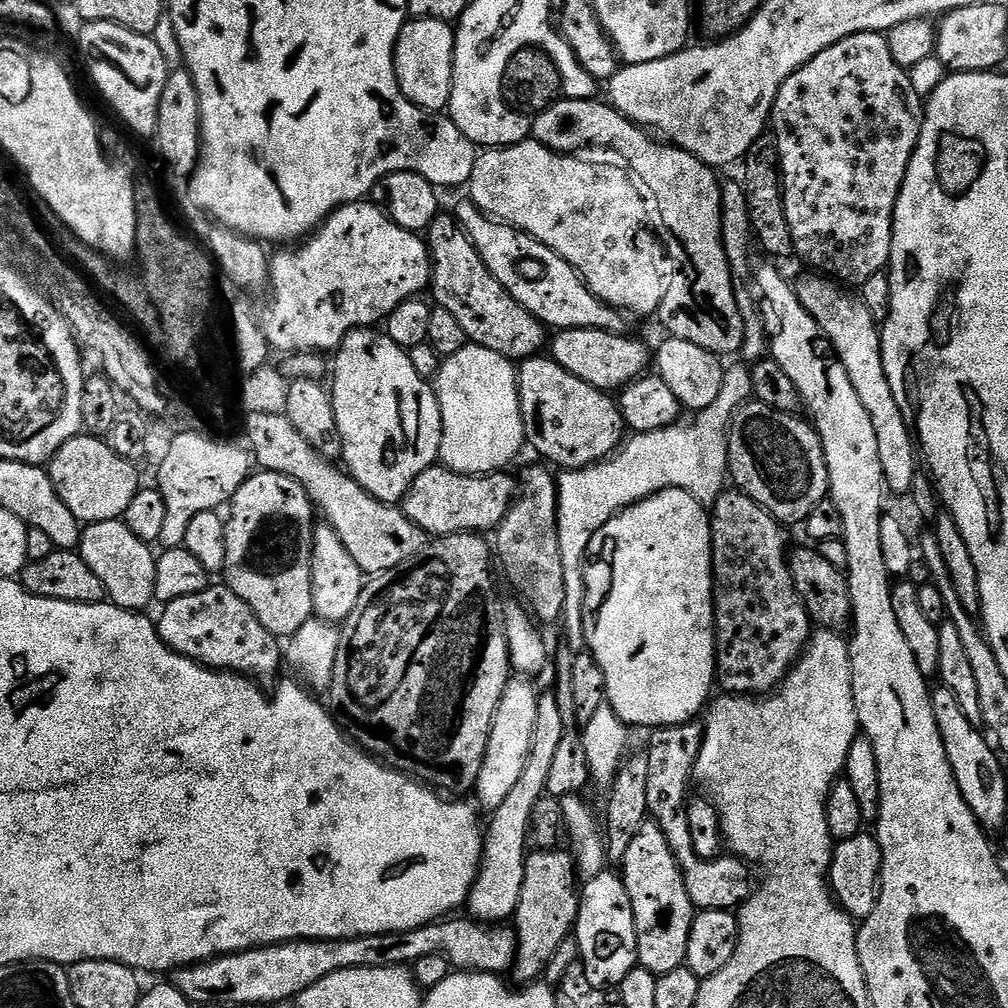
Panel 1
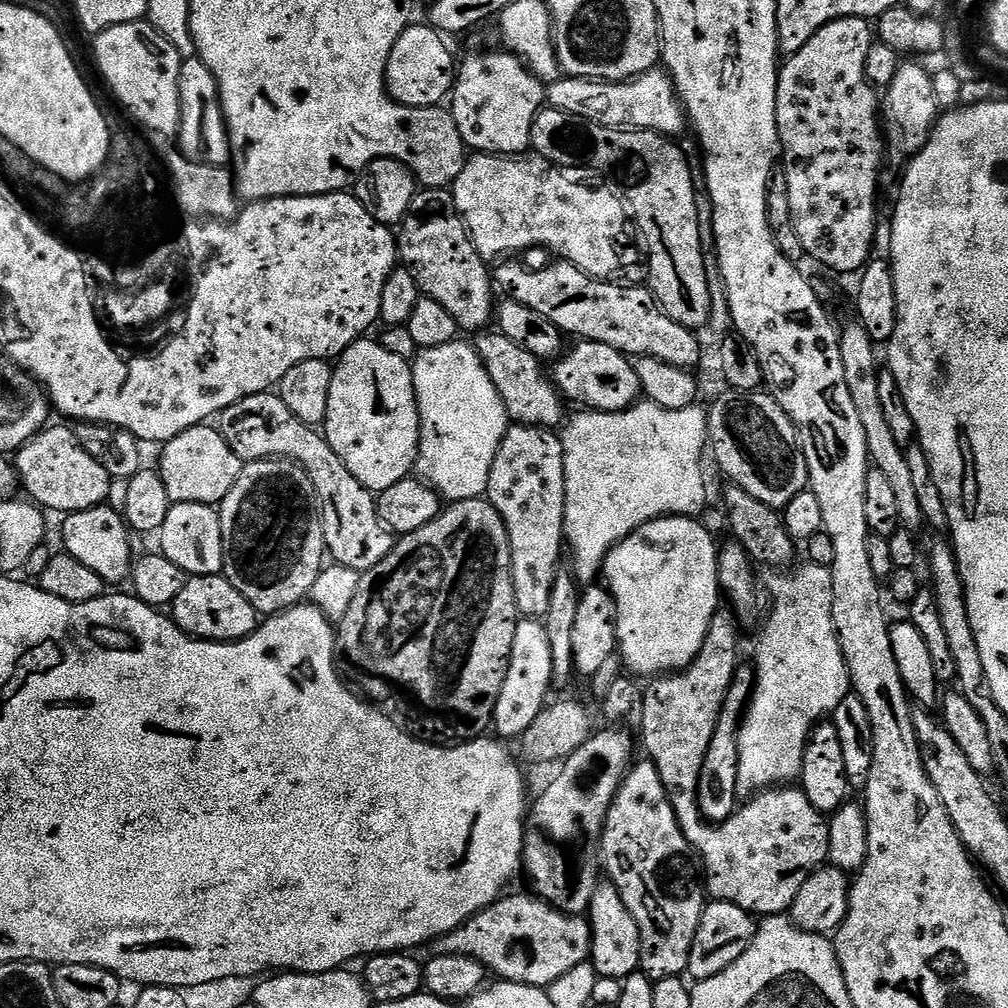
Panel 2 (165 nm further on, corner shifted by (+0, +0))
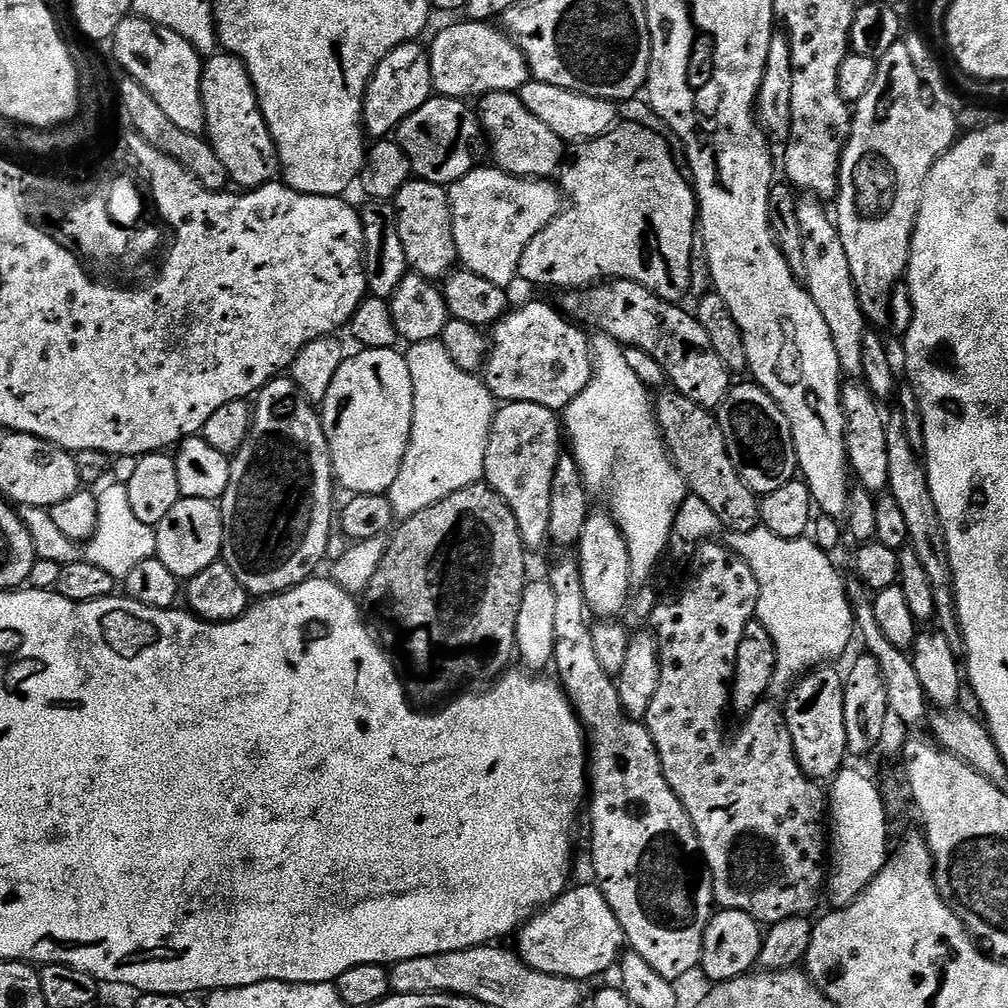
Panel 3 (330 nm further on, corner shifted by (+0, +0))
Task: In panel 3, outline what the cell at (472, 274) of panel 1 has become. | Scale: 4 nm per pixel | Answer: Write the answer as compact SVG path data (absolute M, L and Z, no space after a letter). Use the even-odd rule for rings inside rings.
M413 178L406 186L402 186L402 190L398 190L394 198L394 207L398 238L402 238L402 250L406 250L409 269L433 282L447 277L453 267L451 264L455 265L458 260L448 188L443 184Z

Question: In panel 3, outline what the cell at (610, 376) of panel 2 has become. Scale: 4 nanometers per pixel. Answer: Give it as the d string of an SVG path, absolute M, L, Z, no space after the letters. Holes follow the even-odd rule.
M548 304L515 308L491 325L482 379L497 401L534 402L559 413L578 398L591 380L589 333Z

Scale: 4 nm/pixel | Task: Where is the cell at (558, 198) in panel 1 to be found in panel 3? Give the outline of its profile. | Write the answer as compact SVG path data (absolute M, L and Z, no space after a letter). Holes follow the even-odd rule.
M477 166L460 180L455 180L448 188L448 201L459 263L467 271L478 274L478 278L486 278L486 282L494 282L494 286L505 290L511 289L512 283L517 283L522 254L526 246L530 246L534 234L542 231L562 210L561 189L551 179L529 180L523 176L511 176L495 166Z

